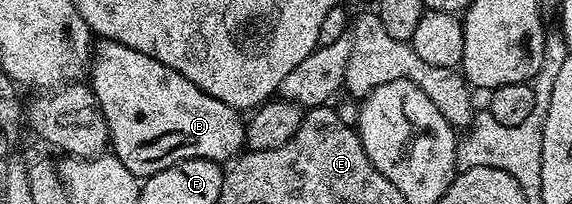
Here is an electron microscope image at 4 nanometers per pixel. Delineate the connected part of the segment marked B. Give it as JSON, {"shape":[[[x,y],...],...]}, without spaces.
{"shape":[[[98,41],[91,51],[87,82],[107,120],[112,153],[127,168],[127,172],[139,180],[150,178],[155,172],[163,172],[163,168],[171,168],[171,164],[192,158],[206,158],[225,164],[246,149],[245,122],[239,111],[191,84],[191,80],[175,72],[175,68],[167,68],[167,64],[143,52],[135,52],[135,48],[127,48],[127,44]]]}

